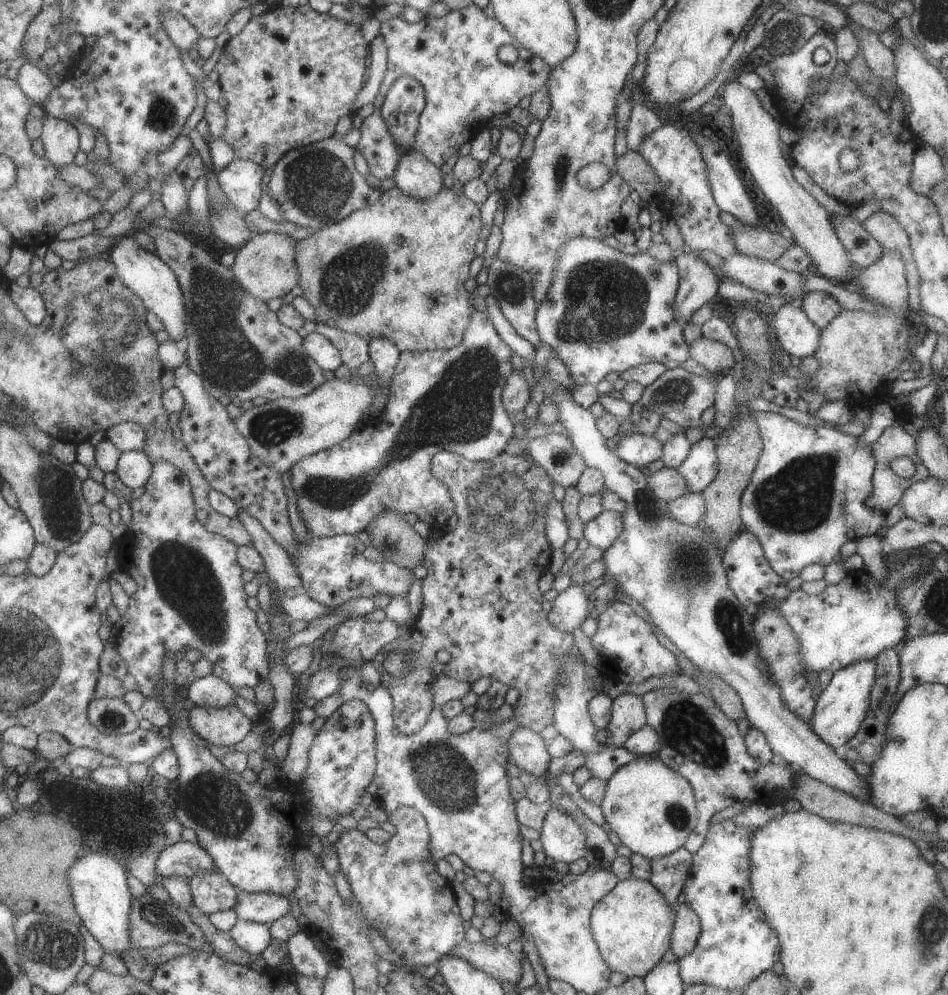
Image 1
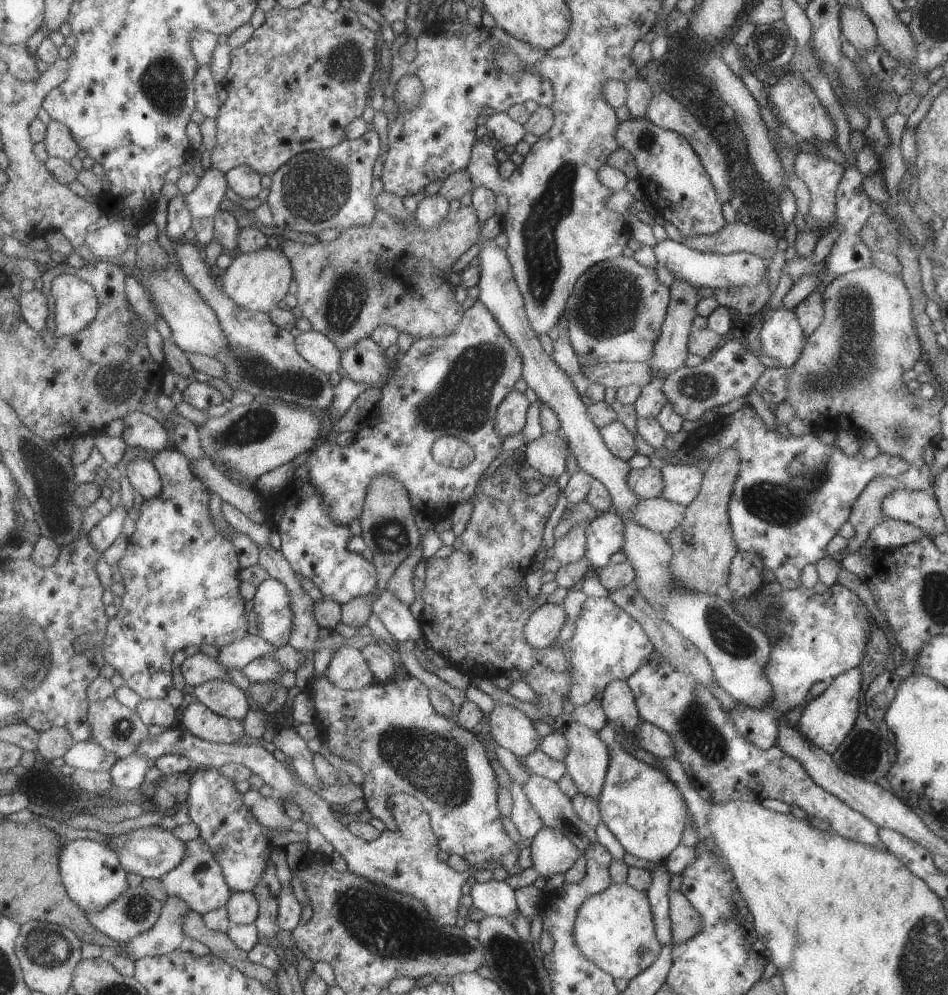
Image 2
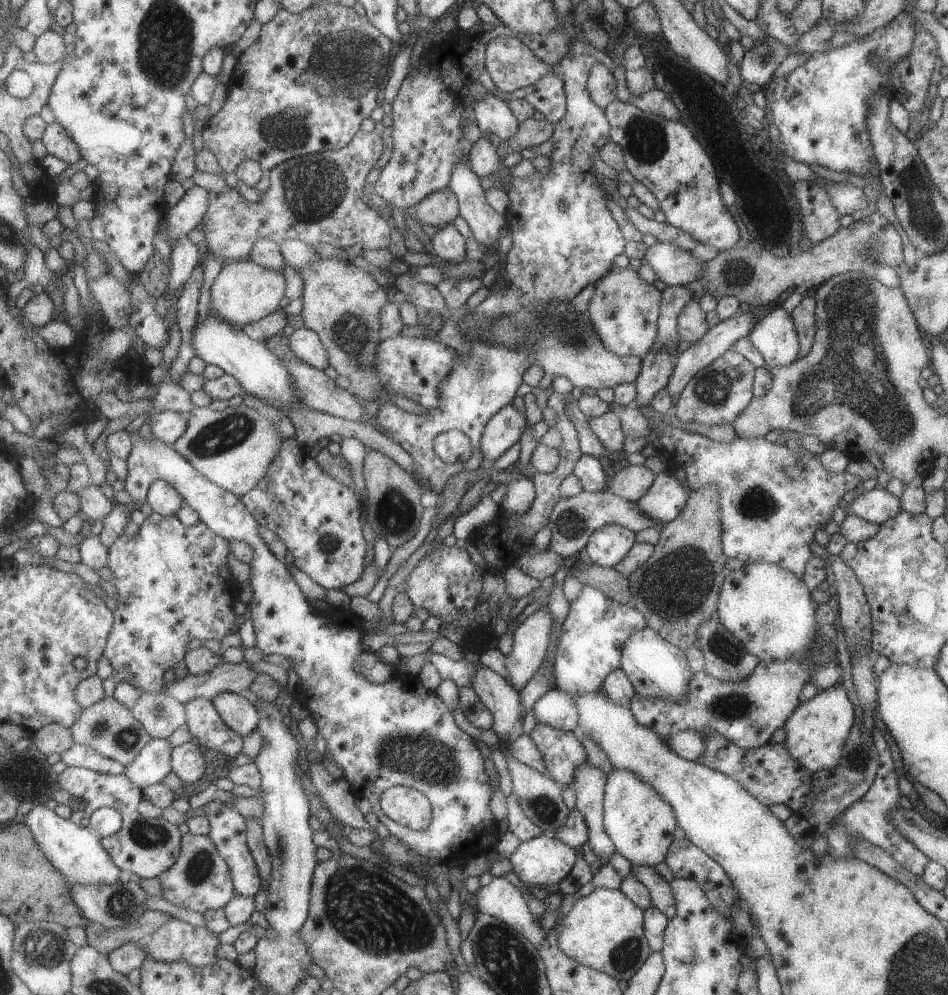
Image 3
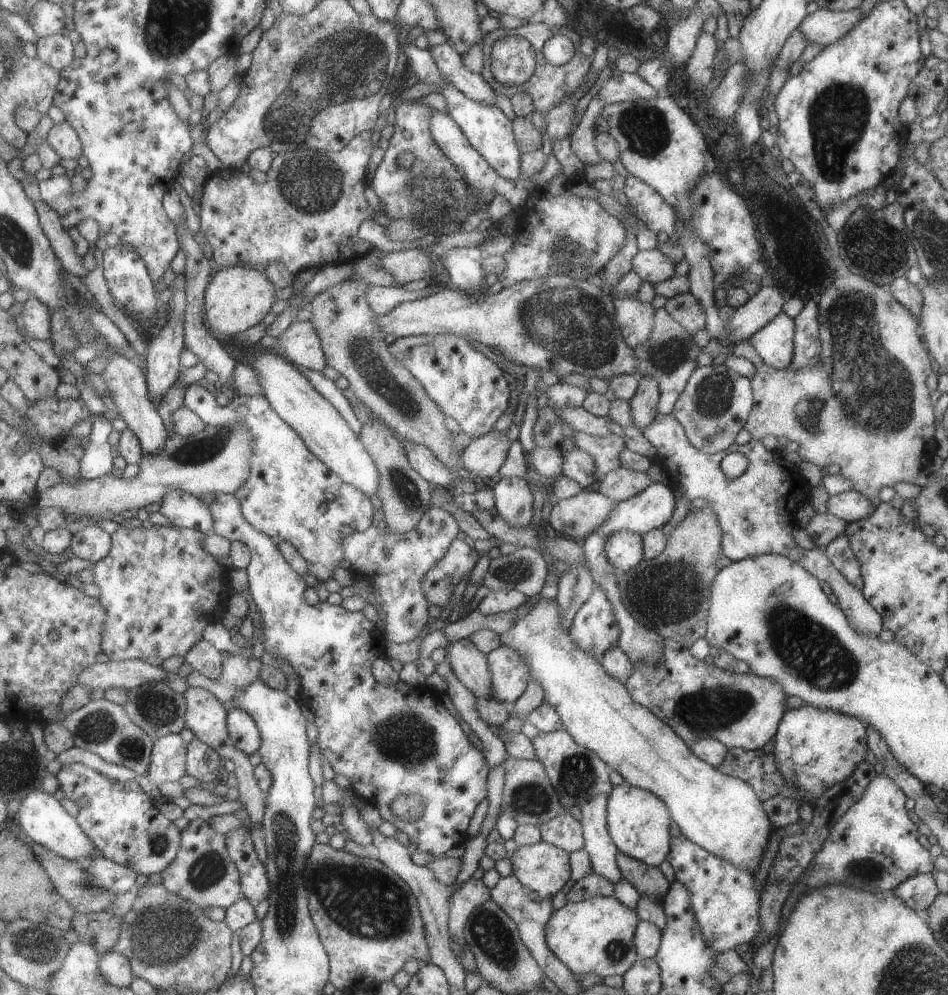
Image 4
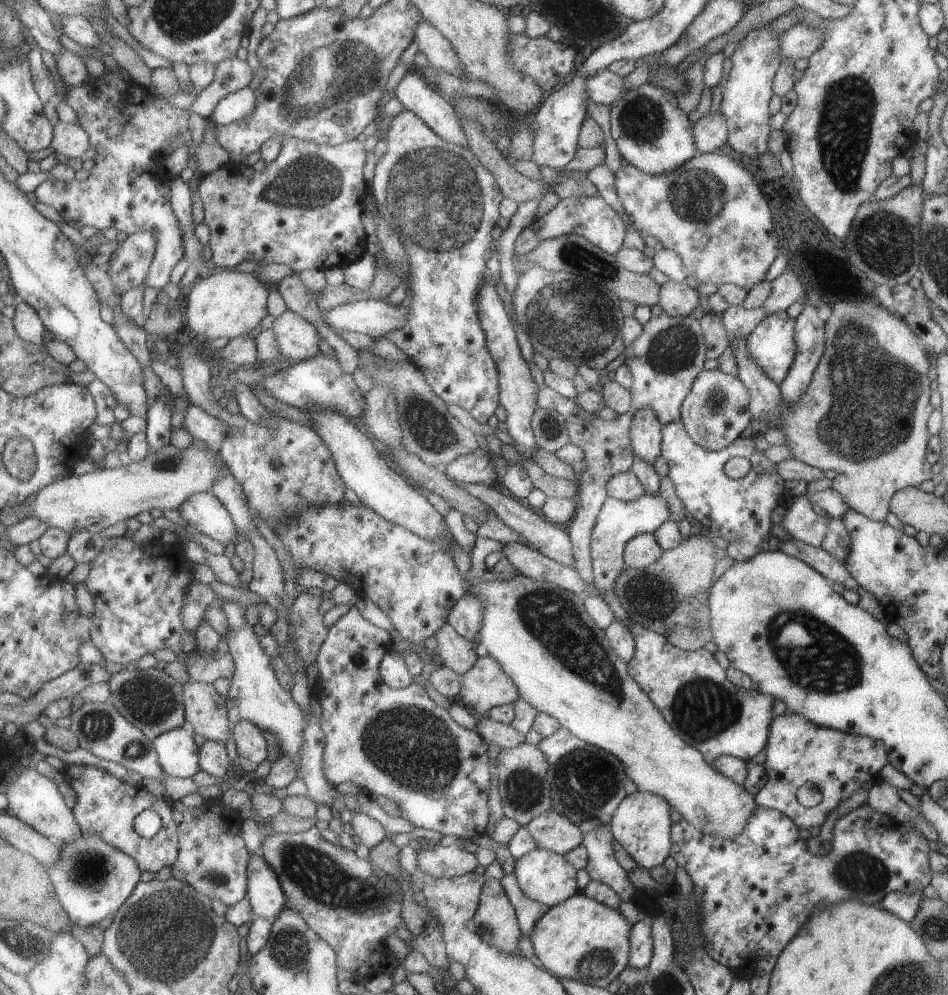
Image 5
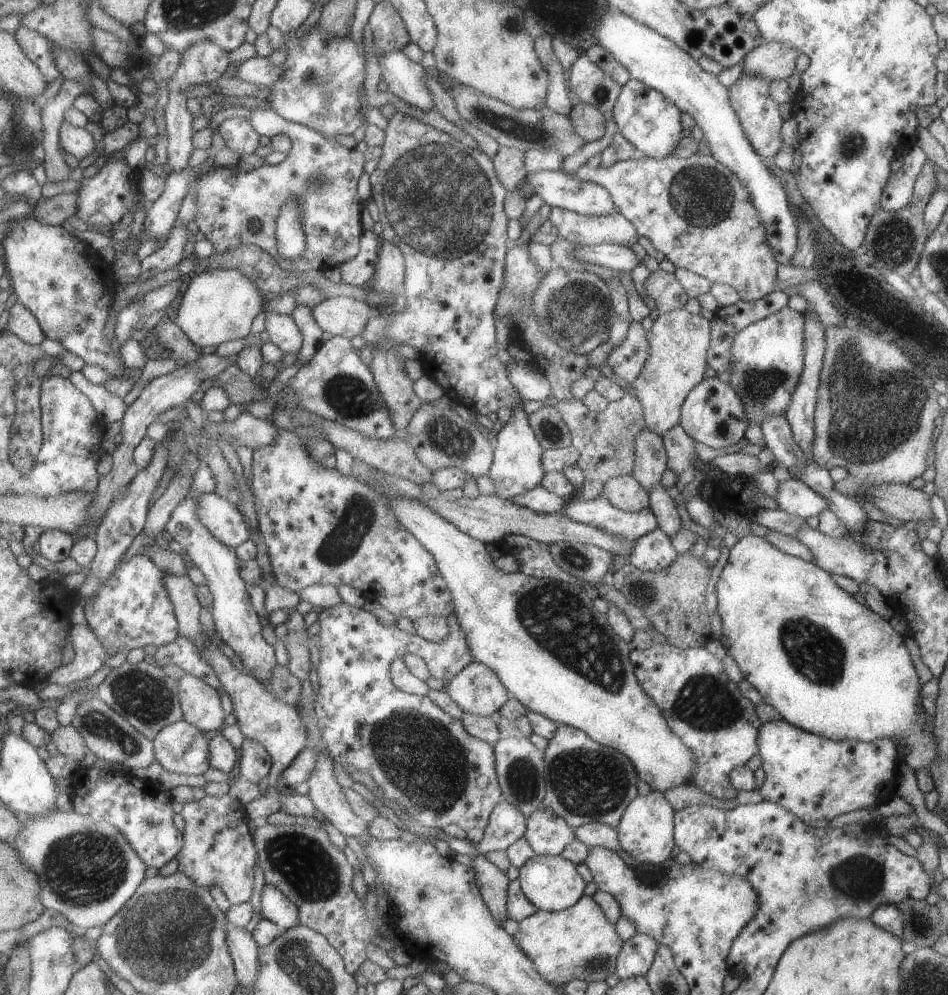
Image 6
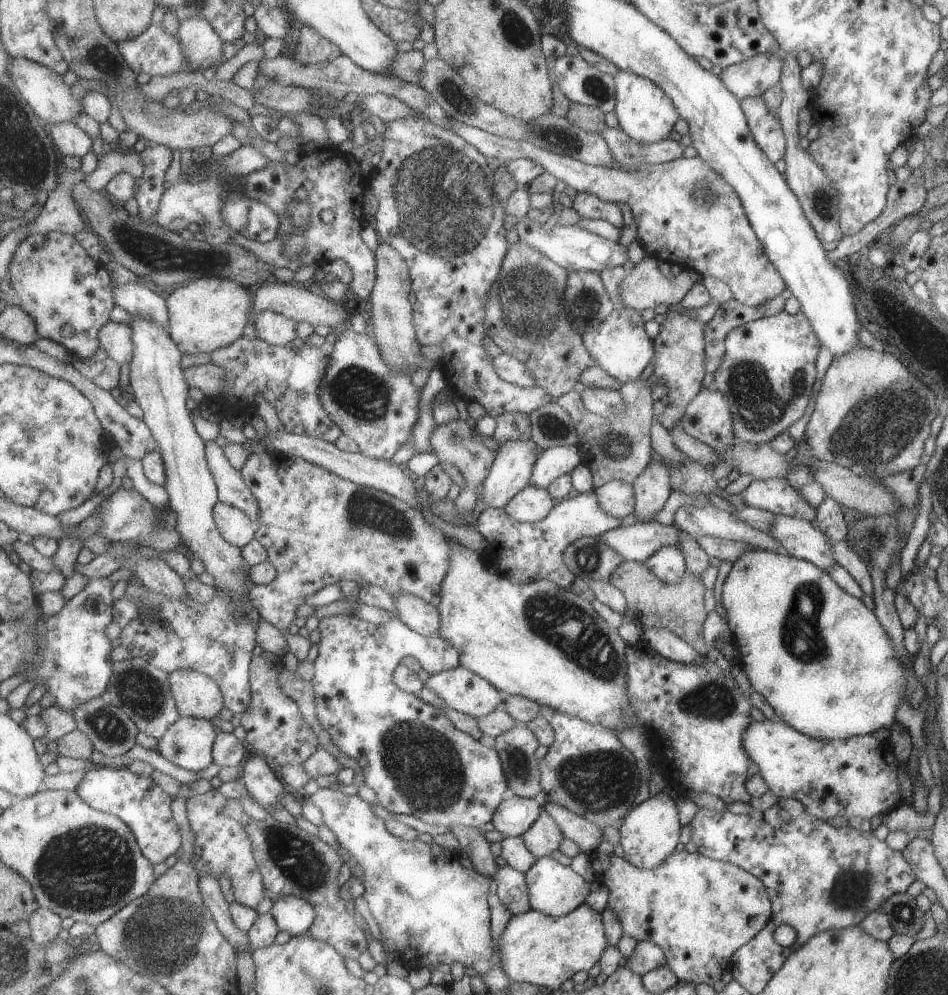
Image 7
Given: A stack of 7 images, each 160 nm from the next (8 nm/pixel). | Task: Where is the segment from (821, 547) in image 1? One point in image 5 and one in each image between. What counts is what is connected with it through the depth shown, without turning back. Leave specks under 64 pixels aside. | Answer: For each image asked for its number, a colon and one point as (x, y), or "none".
2: (787, 521)
3: (765, 517)
4: (756, 511)
5: (739, 510)

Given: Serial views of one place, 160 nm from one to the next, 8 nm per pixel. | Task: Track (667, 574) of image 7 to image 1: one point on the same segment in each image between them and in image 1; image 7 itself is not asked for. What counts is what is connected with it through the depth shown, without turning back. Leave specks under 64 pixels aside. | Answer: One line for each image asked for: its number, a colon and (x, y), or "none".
1: (601, 531)
2: (604, 534)
3: (607, 546)
4: (624, 549)
5: (639, 552)
6: (653, 551)

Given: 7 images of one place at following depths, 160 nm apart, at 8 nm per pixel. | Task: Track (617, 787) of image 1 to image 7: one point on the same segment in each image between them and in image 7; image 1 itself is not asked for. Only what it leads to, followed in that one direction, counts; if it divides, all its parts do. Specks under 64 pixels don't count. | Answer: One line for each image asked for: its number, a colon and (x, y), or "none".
2: (643, 809)
3: (640, 823)
4: (638, 822)
5: (641, 825)
6: (645, 831)
7: (649, 834)

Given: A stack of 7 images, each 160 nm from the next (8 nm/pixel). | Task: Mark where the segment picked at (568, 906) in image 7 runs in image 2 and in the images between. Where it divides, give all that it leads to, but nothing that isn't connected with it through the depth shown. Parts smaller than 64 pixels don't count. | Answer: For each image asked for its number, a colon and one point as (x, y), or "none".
2: (552, 852)
3: (544, 860)
4: (543, 868)
5: (549, 877)
6: (551, 882)

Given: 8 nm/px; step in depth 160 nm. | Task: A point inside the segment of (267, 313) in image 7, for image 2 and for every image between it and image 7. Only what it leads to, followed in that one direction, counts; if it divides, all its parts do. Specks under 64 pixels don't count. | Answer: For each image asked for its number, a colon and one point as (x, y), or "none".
2: (316, 347)
3: (307, 345)
4: (300, 343)
5: (298, 339)
6: (282, 330)

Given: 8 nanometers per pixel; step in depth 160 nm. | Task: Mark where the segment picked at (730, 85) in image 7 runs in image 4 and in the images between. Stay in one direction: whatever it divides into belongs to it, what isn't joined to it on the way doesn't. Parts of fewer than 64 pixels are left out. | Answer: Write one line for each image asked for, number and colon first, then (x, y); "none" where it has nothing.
4: (823, 27)
5: (799, 41)
6: (772, 61)

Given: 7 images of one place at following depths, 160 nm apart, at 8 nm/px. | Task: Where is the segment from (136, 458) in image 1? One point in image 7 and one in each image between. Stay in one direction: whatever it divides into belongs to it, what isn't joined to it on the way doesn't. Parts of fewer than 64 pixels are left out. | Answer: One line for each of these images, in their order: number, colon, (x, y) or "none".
2: (144, 476)
3: (163, 497)
4: (181, 508)
5: (206, 513)
6: (225, 521)
7: (235, 526)

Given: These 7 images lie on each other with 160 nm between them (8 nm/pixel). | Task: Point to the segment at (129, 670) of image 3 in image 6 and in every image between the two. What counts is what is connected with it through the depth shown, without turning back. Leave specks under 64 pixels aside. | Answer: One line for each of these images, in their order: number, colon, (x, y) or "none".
4: (161, 588)
5: (139, 589)
6: (133, 609)

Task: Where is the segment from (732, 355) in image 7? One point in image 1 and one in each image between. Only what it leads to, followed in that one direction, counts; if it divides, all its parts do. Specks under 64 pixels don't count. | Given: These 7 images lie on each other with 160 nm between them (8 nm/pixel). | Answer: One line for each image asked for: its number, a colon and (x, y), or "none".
1: (798, 336)
2: (781, 337)
3: (774, 337)
4: (773, 343)
5: (771, 344)
6: (766, 359)

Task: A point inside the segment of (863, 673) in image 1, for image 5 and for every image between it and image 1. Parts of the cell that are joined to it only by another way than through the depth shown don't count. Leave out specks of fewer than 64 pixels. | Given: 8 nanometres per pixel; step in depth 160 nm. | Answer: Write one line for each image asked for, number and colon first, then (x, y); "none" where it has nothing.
2: (826, 720)
3: (815, 732)
4: (813, 748)
5: (797, 751)

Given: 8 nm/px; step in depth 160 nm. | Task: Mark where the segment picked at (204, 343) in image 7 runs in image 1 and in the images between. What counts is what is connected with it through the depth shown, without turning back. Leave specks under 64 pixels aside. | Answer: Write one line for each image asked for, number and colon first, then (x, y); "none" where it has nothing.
1: (267, 266)
2: (259, 280)
3: (244, 292)
4: (238, 298)
5: (230, 304)
6: (220, 305)

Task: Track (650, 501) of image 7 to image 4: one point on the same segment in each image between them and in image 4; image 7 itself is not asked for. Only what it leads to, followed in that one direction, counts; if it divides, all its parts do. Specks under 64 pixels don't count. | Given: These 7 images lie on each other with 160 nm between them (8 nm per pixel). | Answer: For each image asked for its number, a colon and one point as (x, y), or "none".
4: (643, 404)
5: (645, 432)
6: (650, 460)

